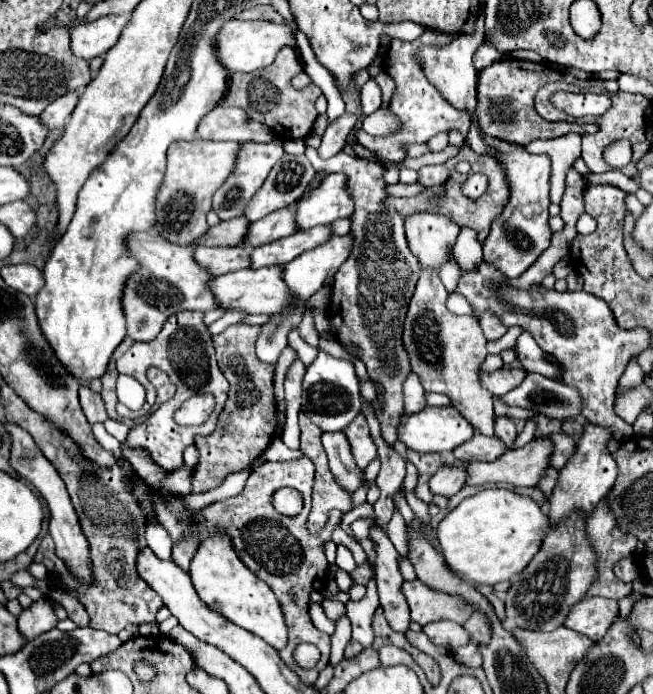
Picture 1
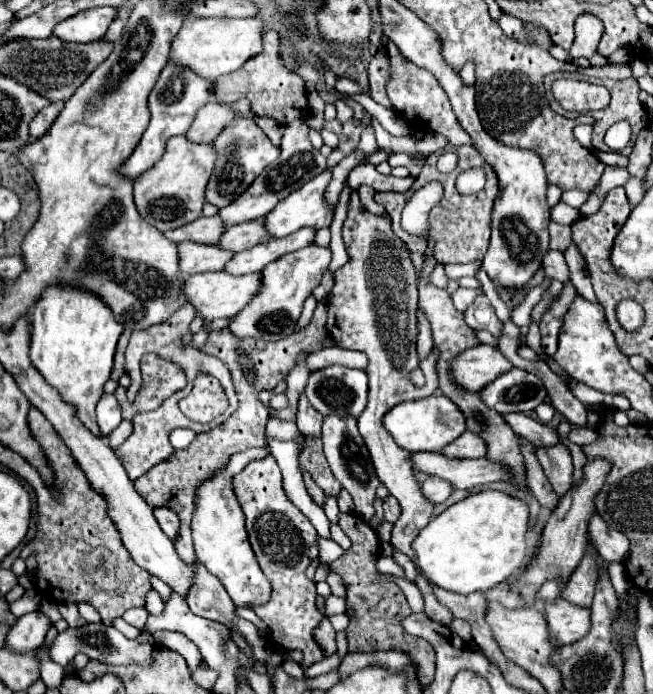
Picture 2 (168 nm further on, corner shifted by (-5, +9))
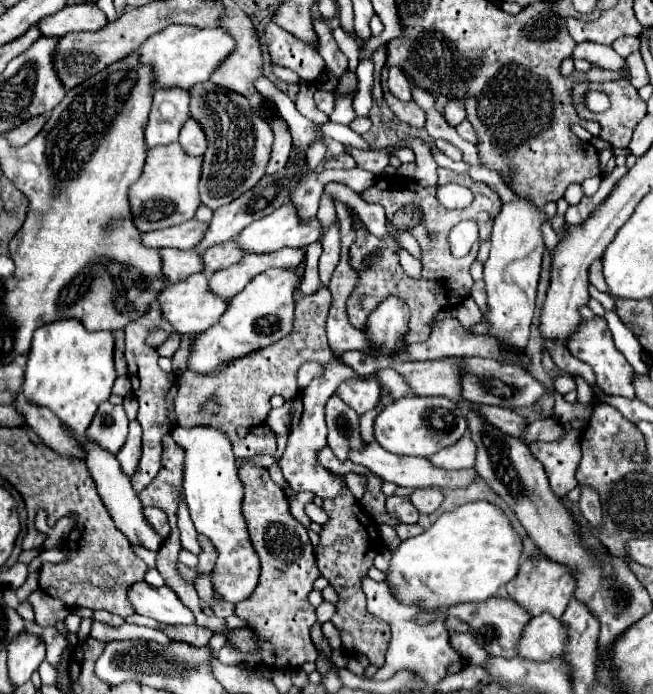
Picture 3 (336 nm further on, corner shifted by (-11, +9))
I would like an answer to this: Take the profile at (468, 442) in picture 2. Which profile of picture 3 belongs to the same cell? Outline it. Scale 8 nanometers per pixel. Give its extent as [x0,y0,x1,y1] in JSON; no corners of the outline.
[430,436,476,470]

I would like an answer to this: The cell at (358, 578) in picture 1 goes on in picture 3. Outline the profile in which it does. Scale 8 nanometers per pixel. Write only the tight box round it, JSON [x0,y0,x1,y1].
[316,490,390,668]

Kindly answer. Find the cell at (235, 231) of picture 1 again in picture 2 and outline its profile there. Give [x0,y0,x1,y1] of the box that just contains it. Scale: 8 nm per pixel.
[164,216,224,244]

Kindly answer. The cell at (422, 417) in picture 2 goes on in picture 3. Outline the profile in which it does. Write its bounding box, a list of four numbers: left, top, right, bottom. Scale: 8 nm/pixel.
[374,396,468,458]

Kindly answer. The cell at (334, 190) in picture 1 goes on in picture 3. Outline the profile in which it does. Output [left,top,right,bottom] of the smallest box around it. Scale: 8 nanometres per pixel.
[236,202,322,252]

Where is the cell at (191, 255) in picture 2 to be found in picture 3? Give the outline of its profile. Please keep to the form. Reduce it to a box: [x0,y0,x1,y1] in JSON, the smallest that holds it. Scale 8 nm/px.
[162,248,204,284]

